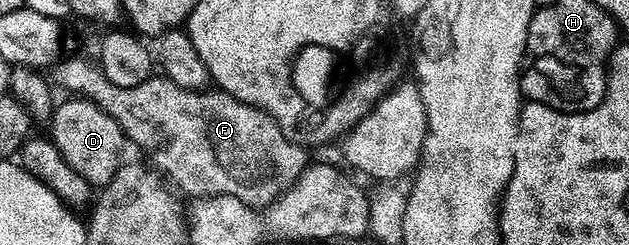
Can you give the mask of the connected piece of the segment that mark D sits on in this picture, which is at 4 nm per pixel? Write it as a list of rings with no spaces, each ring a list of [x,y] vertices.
[[[81,96],[67,97],[67,102],[59,101],[54,108],[54,115],[48,123],[48,137],[56,144],[60,156],[88,180],[91,188],[107,186],[117,172],[122,158],[122,142],[124,135],[120,124],[108,116],[96,103]]]

